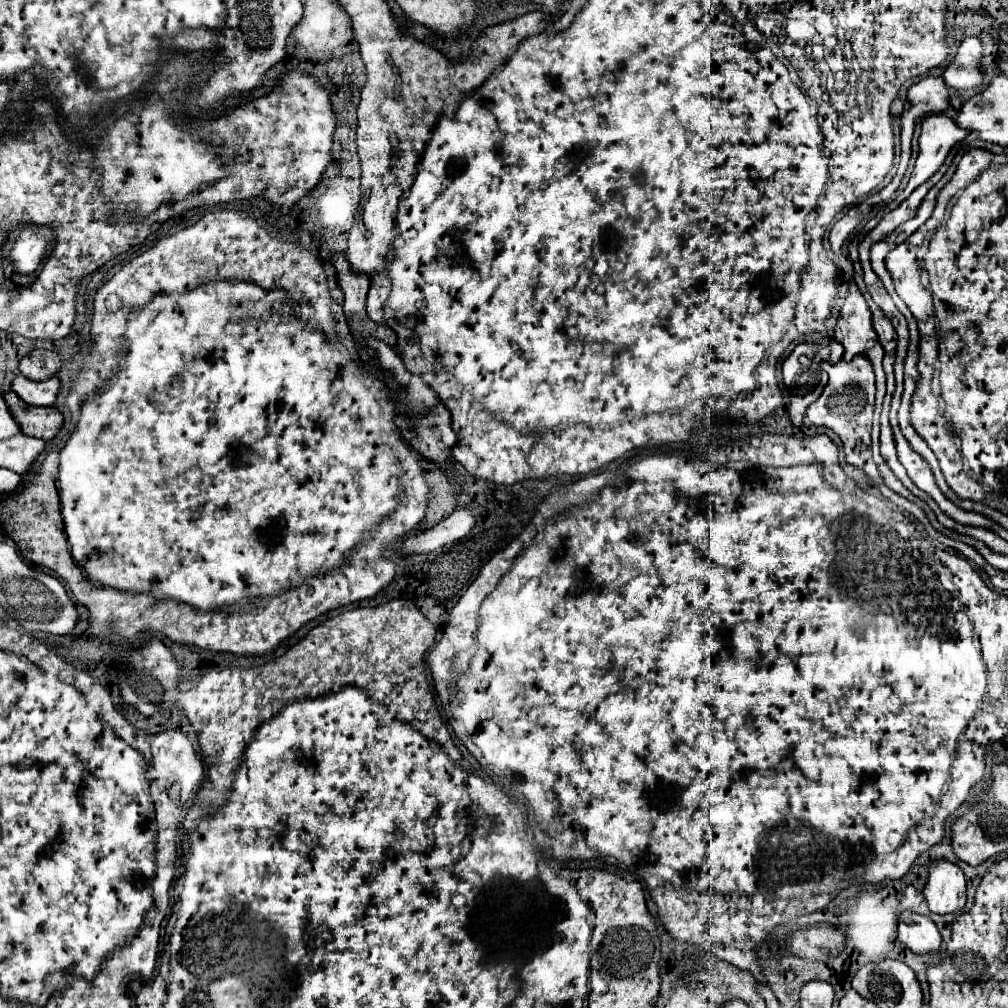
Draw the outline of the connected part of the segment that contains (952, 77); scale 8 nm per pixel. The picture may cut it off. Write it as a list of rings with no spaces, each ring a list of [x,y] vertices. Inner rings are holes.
[[[965,38],[959,46],[957,56],[951,60],[951,64],[943,74],[945,84],[955,90],[979,88],[983,82],[981,56],[983,56],[983,46],[979,38]]]

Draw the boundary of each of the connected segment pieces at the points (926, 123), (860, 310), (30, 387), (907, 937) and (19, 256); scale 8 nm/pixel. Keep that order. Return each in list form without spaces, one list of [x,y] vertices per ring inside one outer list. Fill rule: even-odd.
[[[931,114],[923,120],[919,136],[919,156],[909,184],[905,186],[905,196],[909,196],[917,186],[929,180],[945,162],[953,144],[967,136],[965,128],[955,126],[955,120],[945,114]]]
[[[853,278],[849,280],[849,294],[847,294],[843,306],[839,308],[839,318],[837,318],[837,324],[835,324],[835,334],[833,334],[833,338],[835,338],[839,344],[843,344],[843,348],[845,348],[843,358],[845,358],[847,362],[849,362],[855,354],[865,354],[865,356],[873,362],[875,376],[877,376],[877,410],[881,410],[883,396],[885,396],[885,372],[883,372],[883,364],[881,364],[881,362],[883,362],[883,354],[885,354],[885,352],[883,352],[883,346],[881,346],[881,342],[879,342],[879,338],[877,338],[873,326],[871,326],[871,310],[869,310],[869,306],[865,304],[865,300],[863,300],[863,296],[861,296],[861,292],[859,292],[859,288],[857,288],[857,284],[855,284]]]
[[[19,374],[13,380],[13,392],[17,392],[17,396],[23,398],[31,406],[53,406],[59,394],[59,386],[61,382],[57,376],[43,382],[35,382]]]
[[[905,910],[899,914],[899,940],[915,954],[937,952],[941,934],[929,916]]]
[[[23,228],[13,248],[13,270],[19,274],[35,272],[47,252],[47,246],[49,240],[45,236],[35,234],[31,228]]]

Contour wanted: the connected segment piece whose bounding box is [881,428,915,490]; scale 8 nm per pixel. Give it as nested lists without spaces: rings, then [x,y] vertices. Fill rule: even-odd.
[[[881,428],[881,456],[889,464],[889,468],[895,472],[895,476],[911,490],[911,486],[915,486],[915,484],[911,482],[911,478],[907,476],[903,464],[897,458],[897,448],[895,448],[895,438],[893,438],[891,428]]]

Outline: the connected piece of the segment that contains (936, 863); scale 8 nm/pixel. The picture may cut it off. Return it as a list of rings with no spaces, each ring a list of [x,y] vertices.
[[[933,860],[929,866],[929,880],[925,884],[925,898],[929,910],[935,914],[957,912],[965,906],[965,876],[959,866],[949,860]]]

